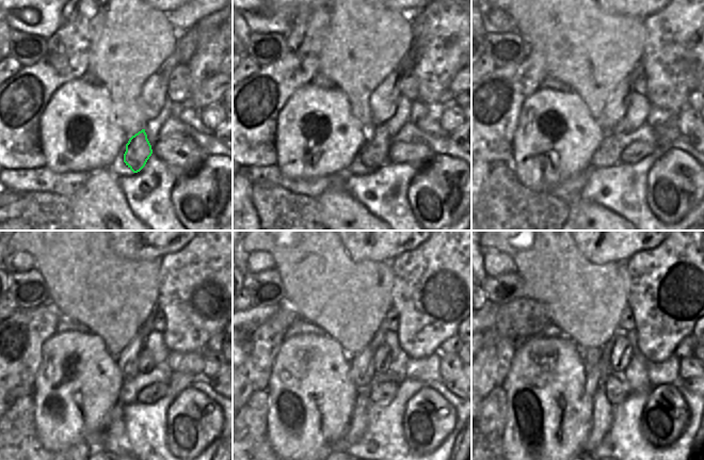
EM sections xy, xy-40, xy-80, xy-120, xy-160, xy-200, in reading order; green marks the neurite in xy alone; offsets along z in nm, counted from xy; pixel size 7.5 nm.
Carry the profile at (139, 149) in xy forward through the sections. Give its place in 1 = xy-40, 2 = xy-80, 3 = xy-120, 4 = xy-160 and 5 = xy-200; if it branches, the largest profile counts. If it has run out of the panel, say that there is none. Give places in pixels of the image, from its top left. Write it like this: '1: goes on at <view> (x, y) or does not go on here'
1: goes on at xy-40 (374, 153)
2: goes on at xy-80 (608, 154)
3: goes on at xy-120 (147, 374)
4: goes on at xy-160 (382, 355)
5: goes on at xy-200 (621, 352)

